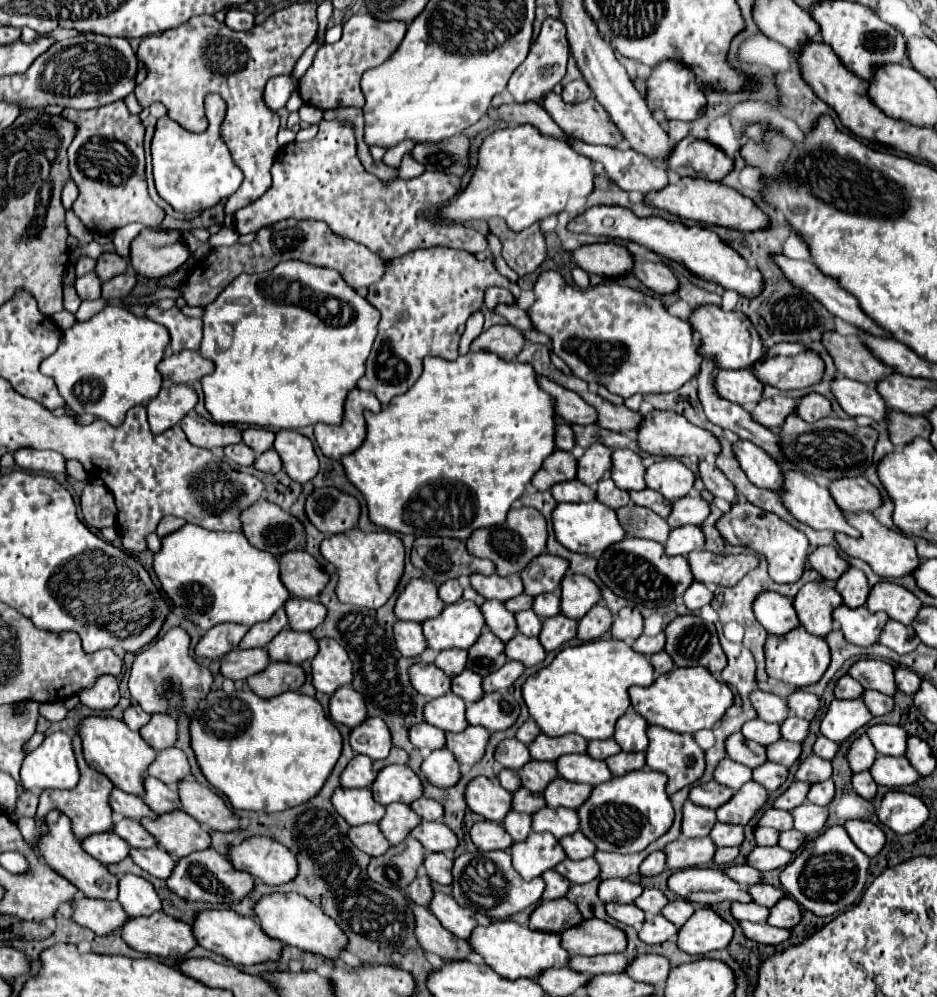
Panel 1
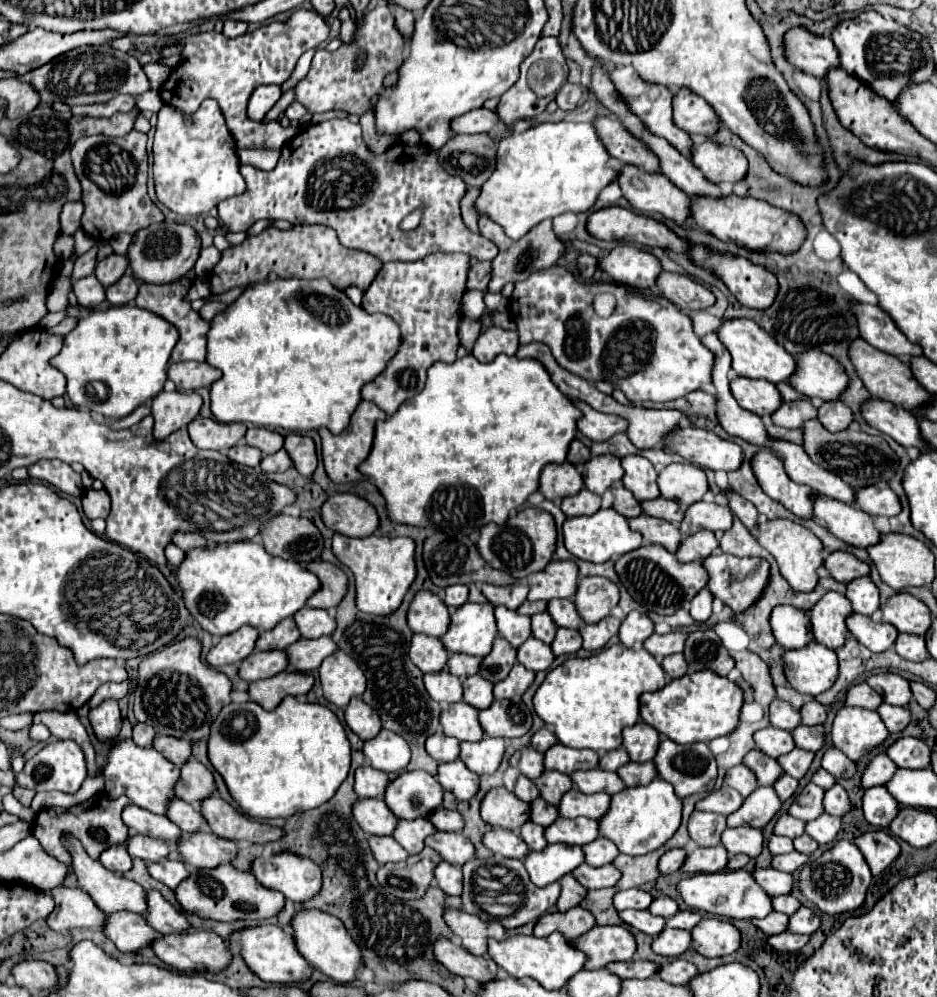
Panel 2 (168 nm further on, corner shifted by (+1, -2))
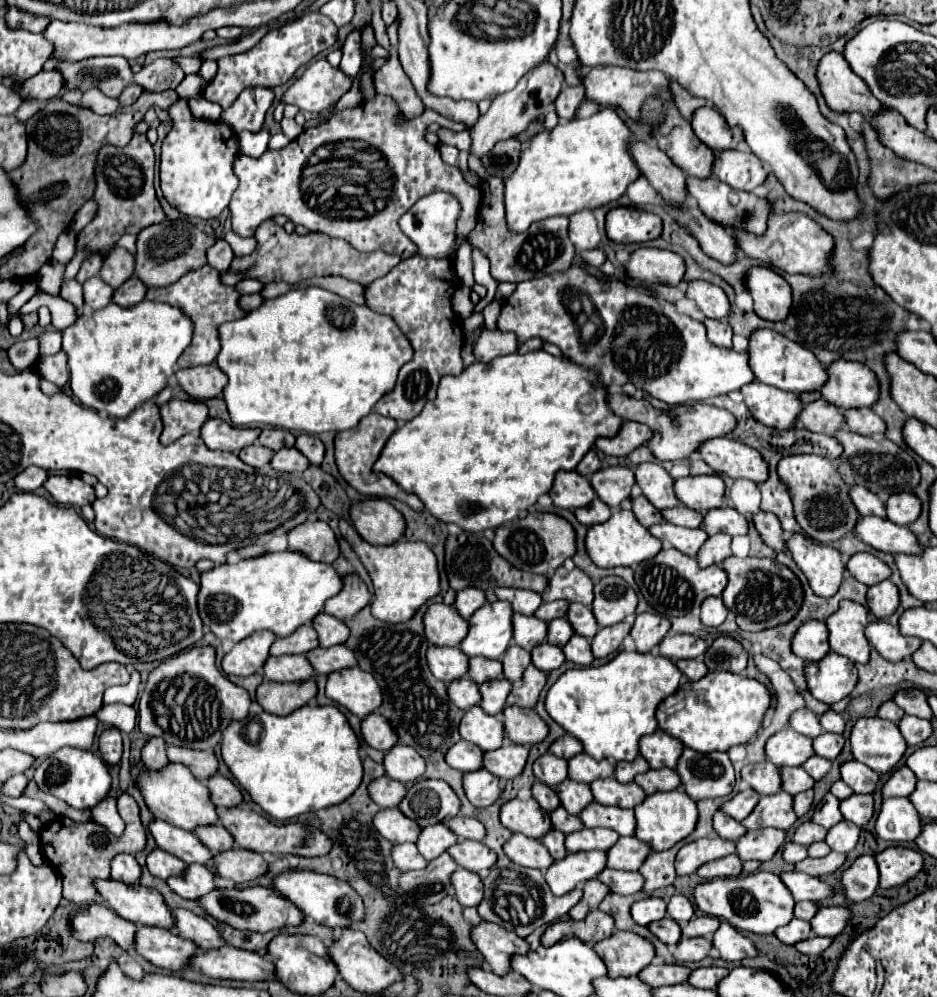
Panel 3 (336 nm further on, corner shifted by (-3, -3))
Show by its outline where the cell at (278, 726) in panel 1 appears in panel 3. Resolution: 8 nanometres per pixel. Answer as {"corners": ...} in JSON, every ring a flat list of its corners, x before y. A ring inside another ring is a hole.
{"corners":[[304,705,286,717,276,717,270,713,262,713,262,717,246,717,244,721,232,721,222,737,222,759,232,775,270,817,280,821,326,809,348,799,362,783,364,775,358,749,360,743,356,733,344,713,334,705]]}

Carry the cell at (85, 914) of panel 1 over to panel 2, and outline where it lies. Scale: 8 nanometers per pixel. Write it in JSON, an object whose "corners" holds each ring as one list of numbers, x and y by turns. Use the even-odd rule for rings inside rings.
{"corners":[[116,912,108,916,108,926,102,930,108,940,116,944,120,952,138,952,142,946,150,946,160,934,152,930,142,914]]}

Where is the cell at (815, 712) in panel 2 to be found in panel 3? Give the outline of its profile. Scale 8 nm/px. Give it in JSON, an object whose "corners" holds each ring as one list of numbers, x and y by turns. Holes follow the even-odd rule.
{"corners":[[828,711,828,713,824,713,822,717,820,717,820,723,822,723,822,727,824,727,824,731,828,731,828,733,844,733,844,719,842,719,842,715,838,715,836,711]]}

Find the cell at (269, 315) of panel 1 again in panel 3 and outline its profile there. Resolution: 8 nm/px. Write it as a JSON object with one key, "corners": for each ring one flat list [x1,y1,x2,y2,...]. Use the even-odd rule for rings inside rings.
{"corners":[[320,287,294,289,278,299,266,299,262,307,238,321,220,327,222,351,218,367,228,375,224,399,234,425,268,425,288,431,324,433,346,431,360,423,374,405,392,391,398,371,414,355,410,341,388,315,374,313]]}

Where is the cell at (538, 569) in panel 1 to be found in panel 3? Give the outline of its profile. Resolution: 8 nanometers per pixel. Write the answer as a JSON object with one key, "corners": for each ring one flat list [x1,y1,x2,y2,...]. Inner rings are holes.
{"corners":[[564,567,556,569,554,577,550,577,548,589,542,593,544,601,556,601,566,599,570,603,584,603,590,605,594,601,594,585,592,579,580,571,578,567,572,571,566,571]]}

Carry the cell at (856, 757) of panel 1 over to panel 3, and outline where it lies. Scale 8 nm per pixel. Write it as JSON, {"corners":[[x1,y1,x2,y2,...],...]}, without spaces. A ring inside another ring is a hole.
{"corners":[[900,767,882,785,882,795,884,797,908,797,908,795,912,795,912,789,916,789,916,781,918,779,912,769]]}

